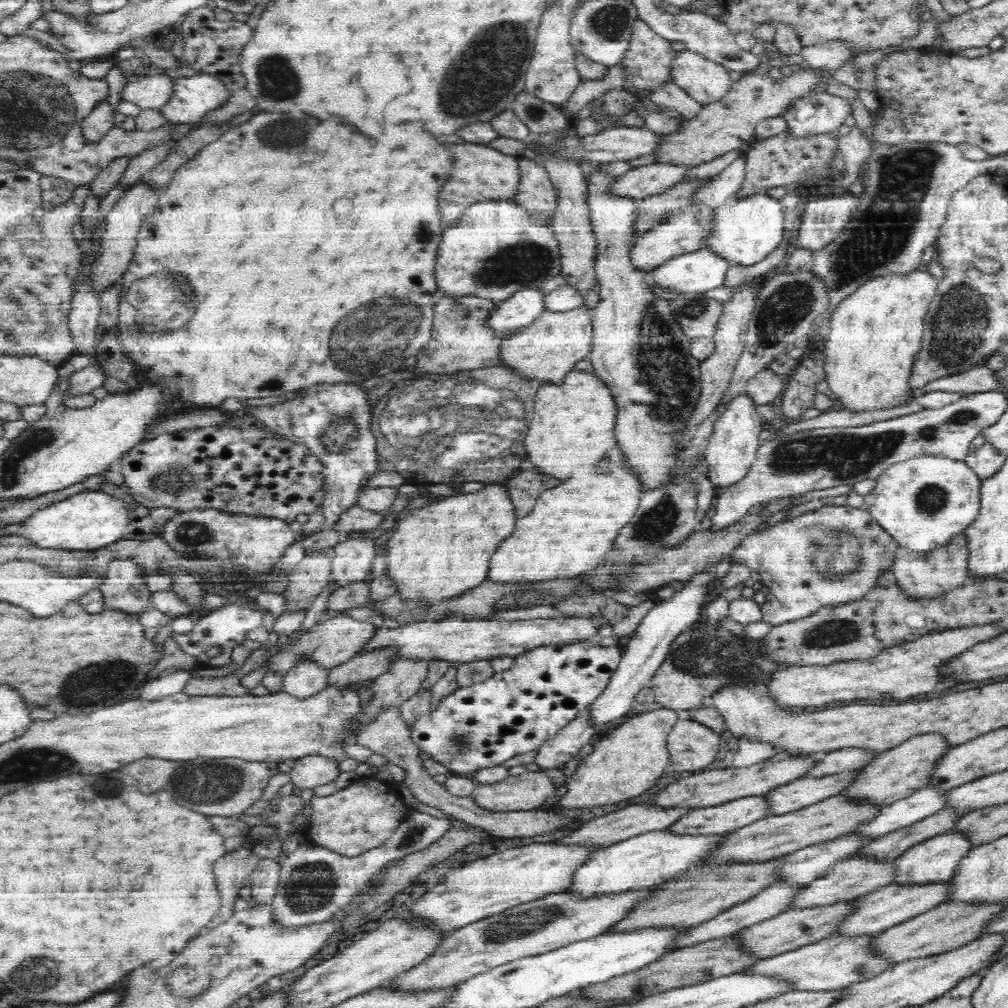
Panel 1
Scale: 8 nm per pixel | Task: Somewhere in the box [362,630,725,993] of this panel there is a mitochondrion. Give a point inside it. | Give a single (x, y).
(525, 923)

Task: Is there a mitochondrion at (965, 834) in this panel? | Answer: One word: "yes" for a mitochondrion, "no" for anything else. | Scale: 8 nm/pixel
no

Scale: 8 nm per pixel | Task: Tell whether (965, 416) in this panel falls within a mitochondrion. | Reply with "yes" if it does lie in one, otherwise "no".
yes

